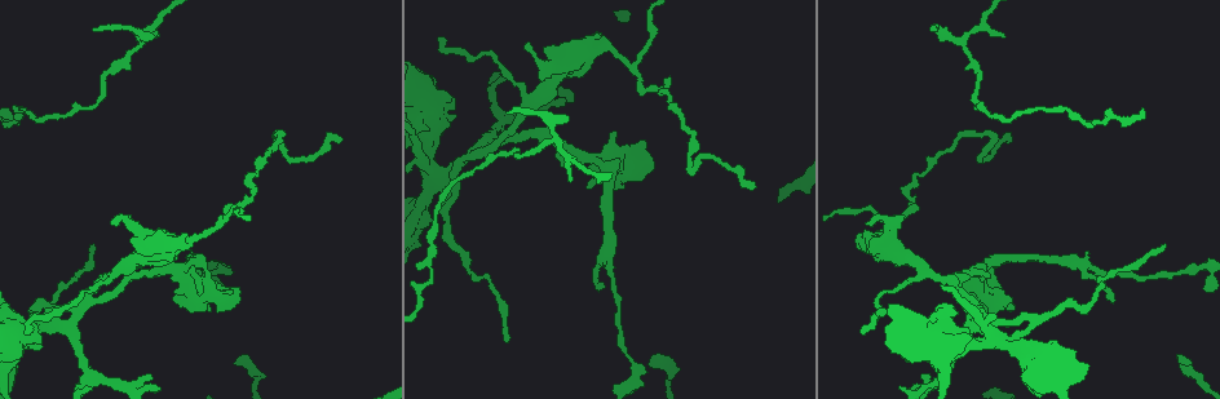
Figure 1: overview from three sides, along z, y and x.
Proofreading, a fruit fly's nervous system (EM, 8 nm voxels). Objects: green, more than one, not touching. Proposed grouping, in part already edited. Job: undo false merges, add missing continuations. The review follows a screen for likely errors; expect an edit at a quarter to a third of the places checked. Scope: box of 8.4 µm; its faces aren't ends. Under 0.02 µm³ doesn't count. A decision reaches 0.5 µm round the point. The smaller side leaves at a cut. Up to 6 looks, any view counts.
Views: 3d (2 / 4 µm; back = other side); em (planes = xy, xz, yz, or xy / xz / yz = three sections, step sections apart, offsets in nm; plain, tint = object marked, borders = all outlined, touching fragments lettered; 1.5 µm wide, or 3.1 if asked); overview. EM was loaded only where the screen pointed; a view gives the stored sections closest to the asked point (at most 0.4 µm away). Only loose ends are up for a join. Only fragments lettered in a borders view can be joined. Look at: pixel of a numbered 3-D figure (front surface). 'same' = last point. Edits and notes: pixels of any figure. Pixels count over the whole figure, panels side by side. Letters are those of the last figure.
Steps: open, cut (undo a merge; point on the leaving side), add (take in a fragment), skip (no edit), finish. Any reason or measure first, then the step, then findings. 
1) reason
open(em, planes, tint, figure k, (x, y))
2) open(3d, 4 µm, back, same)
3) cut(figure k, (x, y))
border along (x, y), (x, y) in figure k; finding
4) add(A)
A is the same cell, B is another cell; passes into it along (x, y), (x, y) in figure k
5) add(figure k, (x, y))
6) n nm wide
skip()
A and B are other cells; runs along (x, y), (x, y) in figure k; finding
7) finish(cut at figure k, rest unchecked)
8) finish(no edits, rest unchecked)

an open end
open(3d, 2 µm, back, figure 1, (441, 42))

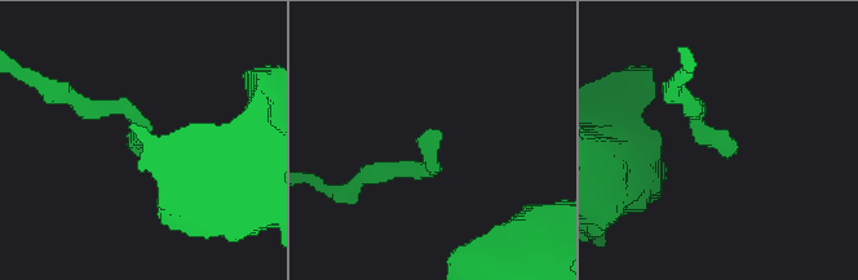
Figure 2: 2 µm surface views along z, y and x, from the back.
open(em, xz, step 8, tint, figure 2, (721, 156))

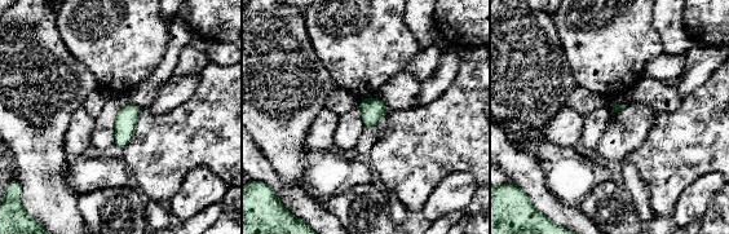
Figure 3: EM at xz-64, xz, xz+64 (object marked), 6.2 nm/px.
cut it another way
open(em, planes, borders, same)

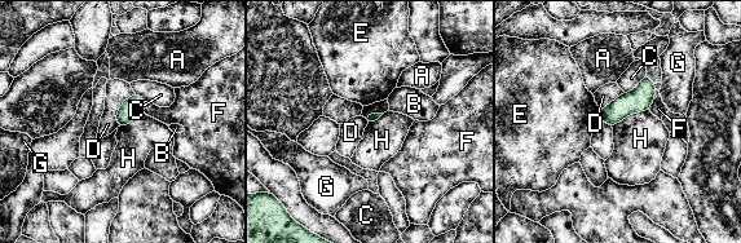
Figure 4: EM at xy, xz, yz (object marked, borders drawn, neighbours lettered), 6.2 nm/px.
skip()
A, B, C, D, E, F, G and H are other cells; border along (648, 109), (631, 113), (612, 127) in figure 4; none of them fits

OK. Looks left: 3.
tapers out
open(3d, 4 µm, figure 1, (751, 187))

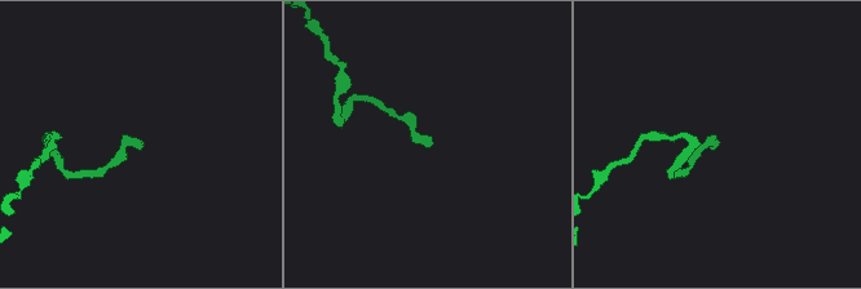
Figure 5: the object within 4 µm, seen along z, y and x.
open(em, xy, step 8, borders, figure 5, (143, 143))

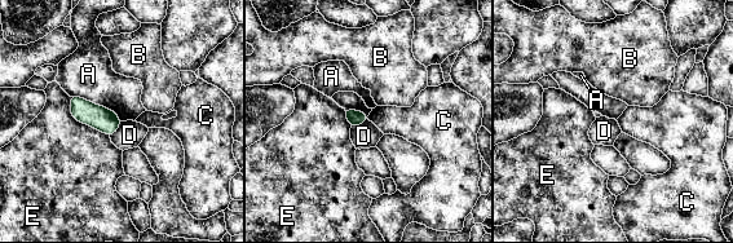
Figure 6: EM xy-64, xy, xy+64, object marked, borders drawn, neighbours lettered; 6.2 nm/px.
skip()
A, B, C, D and E are other cells; border along (367, 119), (352, 127) in figure 6; no lettered fragment goes on from it

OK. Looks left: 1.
finish(no edits, rest unchecked)

